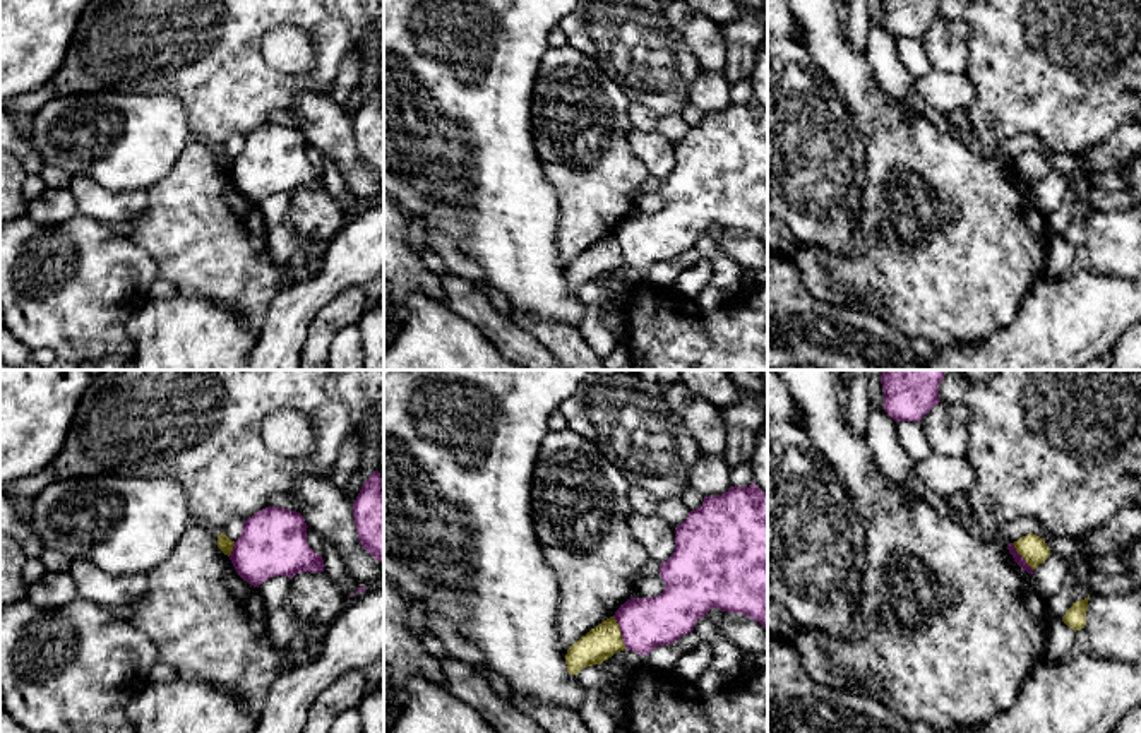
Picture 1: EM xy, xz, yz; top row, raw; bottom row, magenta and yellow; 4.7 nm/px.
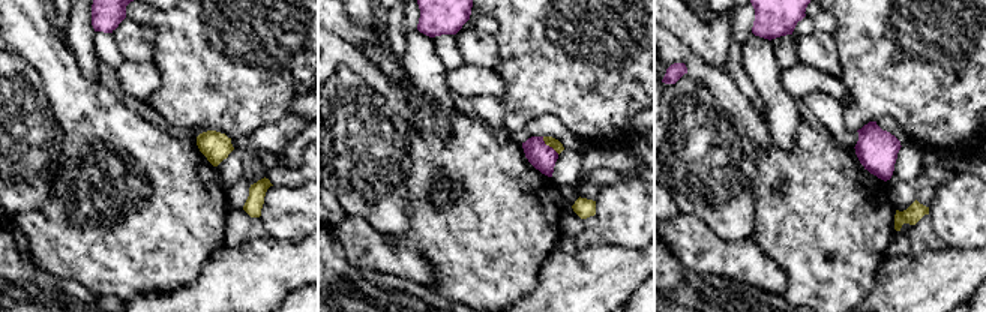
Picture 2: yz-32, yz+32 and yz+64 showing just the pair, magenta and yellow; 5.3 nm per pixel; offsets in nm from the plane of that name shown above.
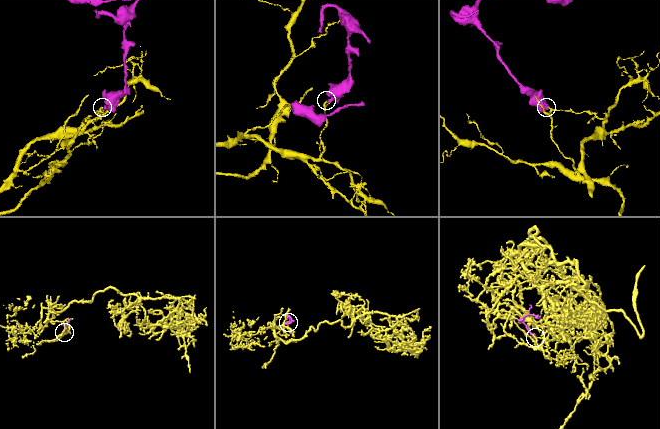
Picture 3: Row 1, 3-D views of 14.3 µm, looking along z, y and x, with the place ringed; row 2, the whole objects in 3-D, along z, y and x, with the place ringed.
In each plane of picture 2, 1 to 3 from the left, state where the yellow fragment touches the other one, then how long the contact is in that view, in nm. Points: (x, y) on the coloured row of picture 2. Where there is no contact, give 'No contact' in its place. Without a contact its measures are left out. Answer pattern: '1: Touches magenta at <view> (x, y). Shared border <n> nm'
1: No contact
2: Touches magenta at yz+32 (548, 146). Shared border 130 nm
3: No contact

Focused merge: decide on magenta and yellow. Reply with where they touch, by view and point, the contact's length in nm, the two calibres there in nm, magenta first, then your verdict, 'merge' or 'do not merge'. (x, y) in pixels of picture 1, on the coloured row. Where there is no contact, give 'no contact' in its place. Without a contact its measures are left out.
meets magenta in xz at (621, 631); contact 170 nm long; 240 nm thick on the magenta side, 160 nm on the other; do not merge

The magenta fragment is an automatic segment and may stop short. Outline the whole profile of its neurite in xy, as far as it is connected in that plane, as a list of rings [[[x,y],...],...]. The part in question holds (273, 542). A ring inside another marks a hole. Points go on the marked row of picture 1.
[[[266,507],[243,521],[230,560],[238,575],[259,587],[271,577],[324,572],[324,560],[307,543],[307,522],[300,512]]]

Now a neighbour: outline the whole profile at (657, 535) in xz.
[[[630,514],[629,526],[651,560],[663,563],[675,551],[675,527],[660,515]]]

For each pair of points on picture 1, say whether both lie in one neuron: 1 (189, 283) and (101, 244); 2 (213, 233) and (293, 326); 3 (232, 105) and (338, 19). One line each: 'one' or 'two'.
1: two
2: two
3: one

